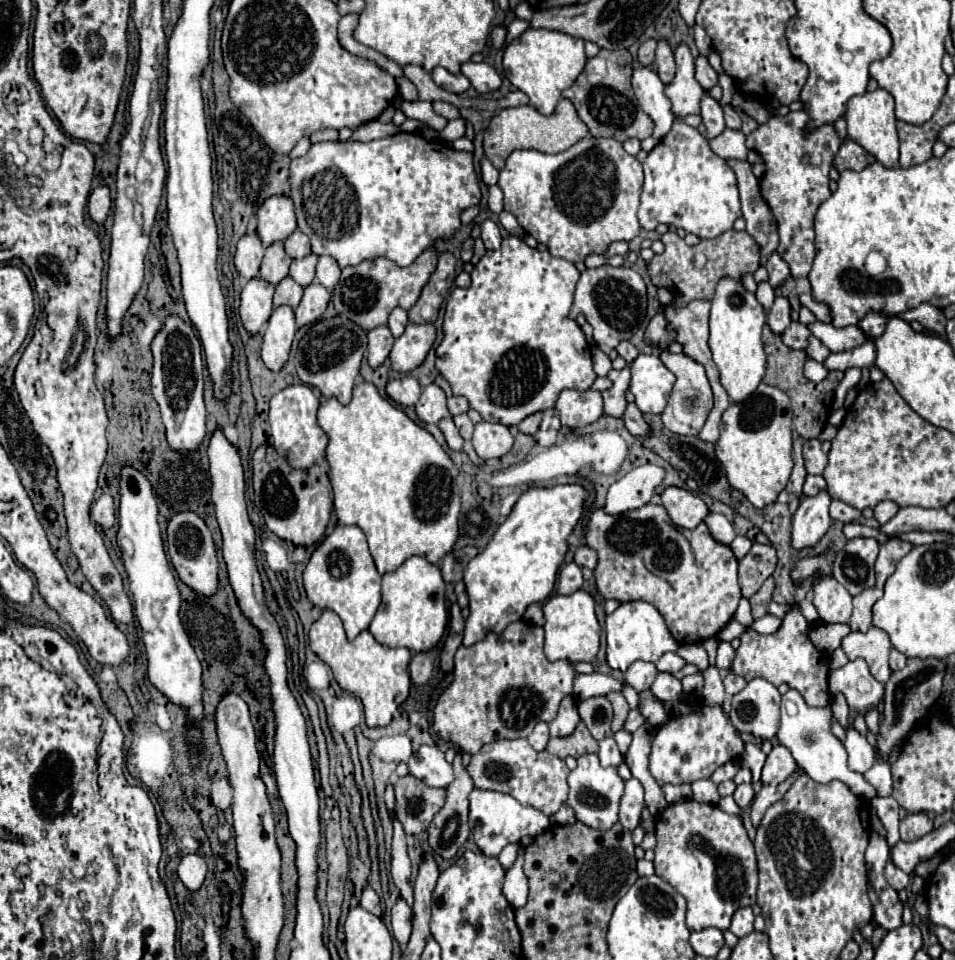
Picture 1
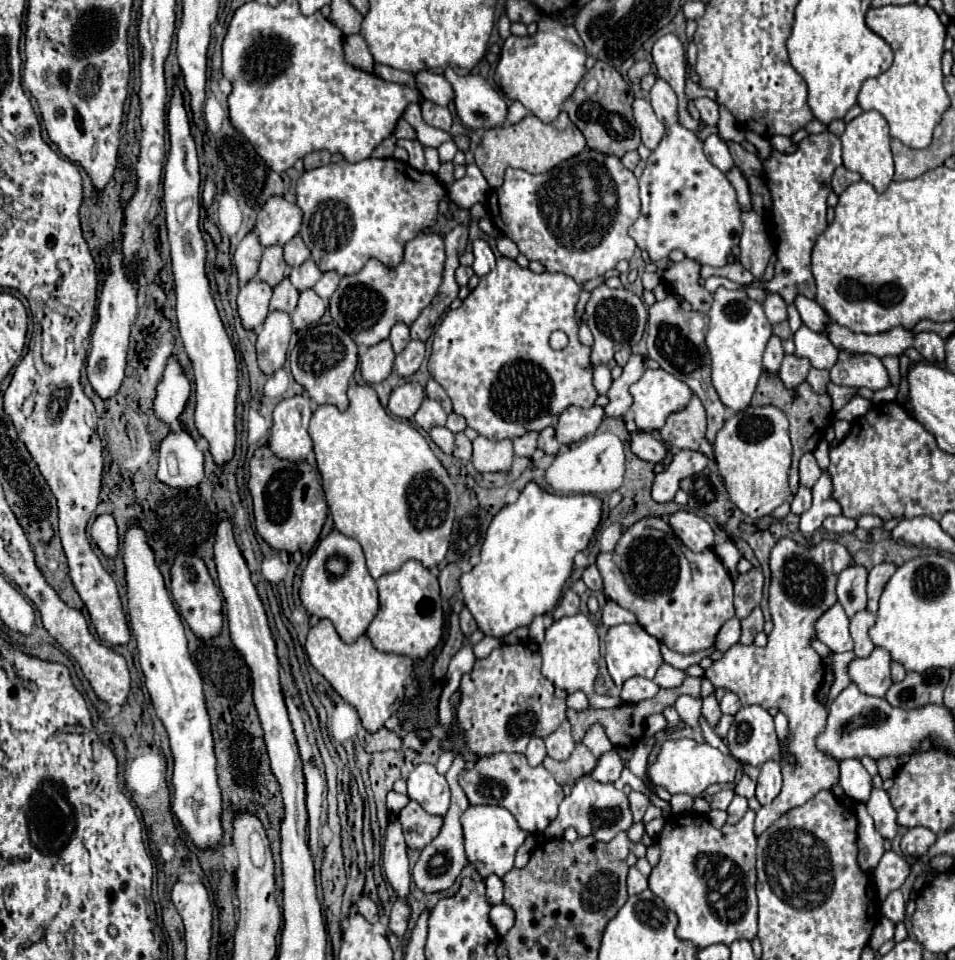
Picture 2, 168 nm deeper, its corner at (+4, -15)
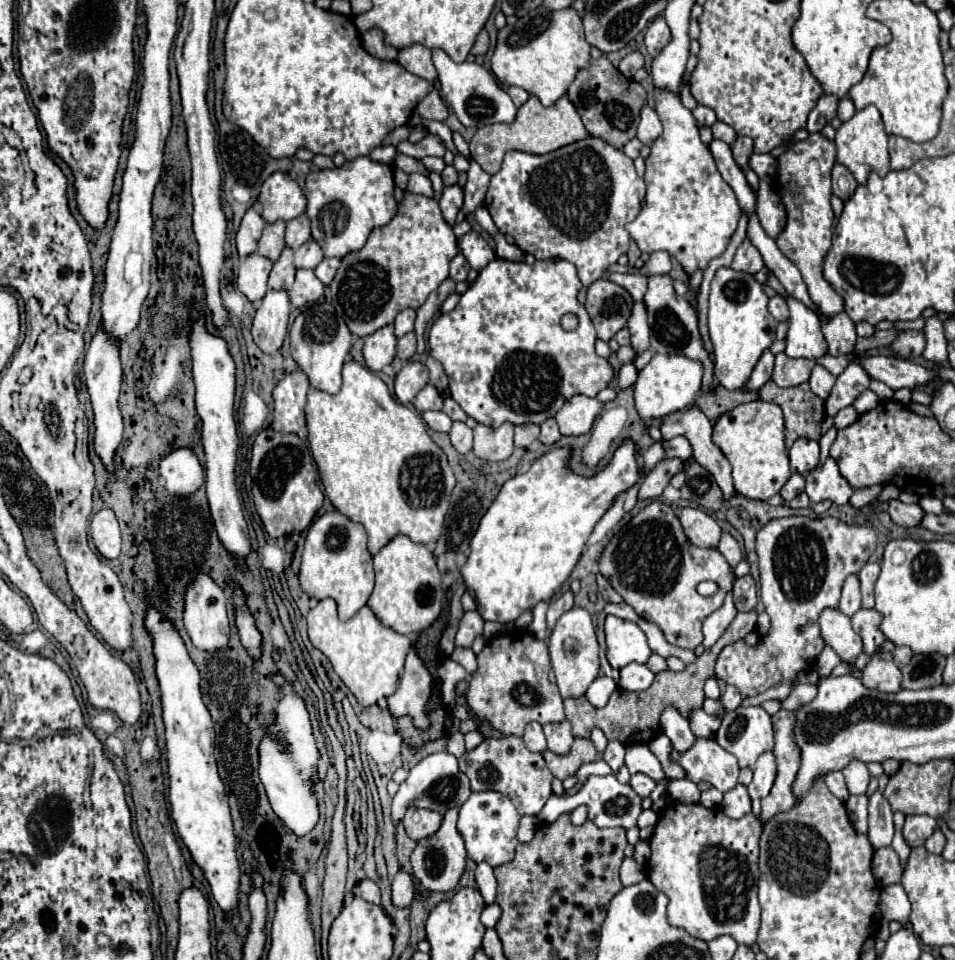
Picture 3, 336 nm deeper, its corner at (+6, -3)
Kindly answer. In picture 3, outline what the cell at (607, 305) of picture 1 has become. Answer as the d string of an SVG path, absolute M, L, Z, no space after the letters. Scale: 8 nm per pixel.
M601 278L589 286L585 310L597 330L597 338L609 342L627 326L633 312L633 298L623 286Z

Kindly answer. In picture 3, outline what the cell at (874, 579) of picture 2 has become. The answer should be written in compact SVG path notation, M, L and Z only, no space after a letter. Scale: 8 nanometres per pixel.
M867 562L861 572L859 572L859 580L861 580L861 594L863 594L863 608L873 608L873 588L877 582L881 566L877 562Z

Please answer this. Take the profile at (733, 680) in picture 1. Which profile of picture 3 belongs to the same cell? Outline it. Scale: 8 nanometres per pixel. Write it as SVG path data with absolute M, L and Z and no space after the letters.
M727 686L725 692L721 694L721 702L723 702L725 710L735 710L741 704L741 700L743 698L741 698L741 694L739 694L739 690L735 686Z

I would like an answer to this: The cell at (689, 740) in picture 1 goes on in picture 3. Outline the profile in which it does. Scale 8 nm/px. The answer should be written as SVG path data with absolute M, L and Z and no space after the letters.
M695 738L695 744L679 752L671 750L671 762L679 764L685 770L685 778L699 784L709 782L721 792L731 790L737 784L739 766L733 754L723 750L713 738Z

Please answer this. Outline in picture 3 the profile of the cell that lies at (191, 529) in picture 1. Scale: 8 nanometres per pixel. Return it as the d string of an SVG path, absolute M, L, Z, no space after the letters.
M203 572L195 574L195 578L185 588L185 628L193 640L193 644L201 650L219 650L227 646L229 640L229 618L227 618L227 598L223 590Z

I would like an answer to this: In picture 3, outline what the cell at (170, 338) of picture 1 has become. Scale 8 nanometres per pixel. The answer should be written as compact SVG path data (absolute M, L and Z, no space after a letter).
M177 448L161 458L159 474L165 480L165 488L171 494L191 494L195 492L203 480L203 468L191 448Z

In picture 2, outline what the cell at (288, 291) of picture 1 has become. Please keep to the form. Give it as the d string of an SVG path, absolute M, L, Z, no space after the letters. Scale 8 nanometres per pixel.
M285 278L285 280L281 280L281 284L277 284L273 288L273 298L271 298L269 308L271 310L283 310L283 312L291 314L297 306L297 298L299 298L297 288L293 288L293 284Z

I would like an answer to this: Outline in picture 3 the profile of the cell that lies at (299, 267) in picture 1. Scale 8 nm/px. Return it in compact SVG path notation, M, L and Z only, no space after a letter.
M309 240L301 248L295 250L295 268L317 268L317 264L323 260L323 250L315 240Z

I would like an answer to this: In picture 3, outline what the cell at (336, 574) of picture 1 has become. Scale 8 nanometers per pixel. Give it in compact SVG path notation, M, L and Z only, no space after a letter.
M331 510L319 516L305 538L303 562L299 572L299 584L315 600L333 598L339 608L339 620L355 616L369 600L373 592L373 558L367 552L367 534L361 524L351 522L341 512Z

